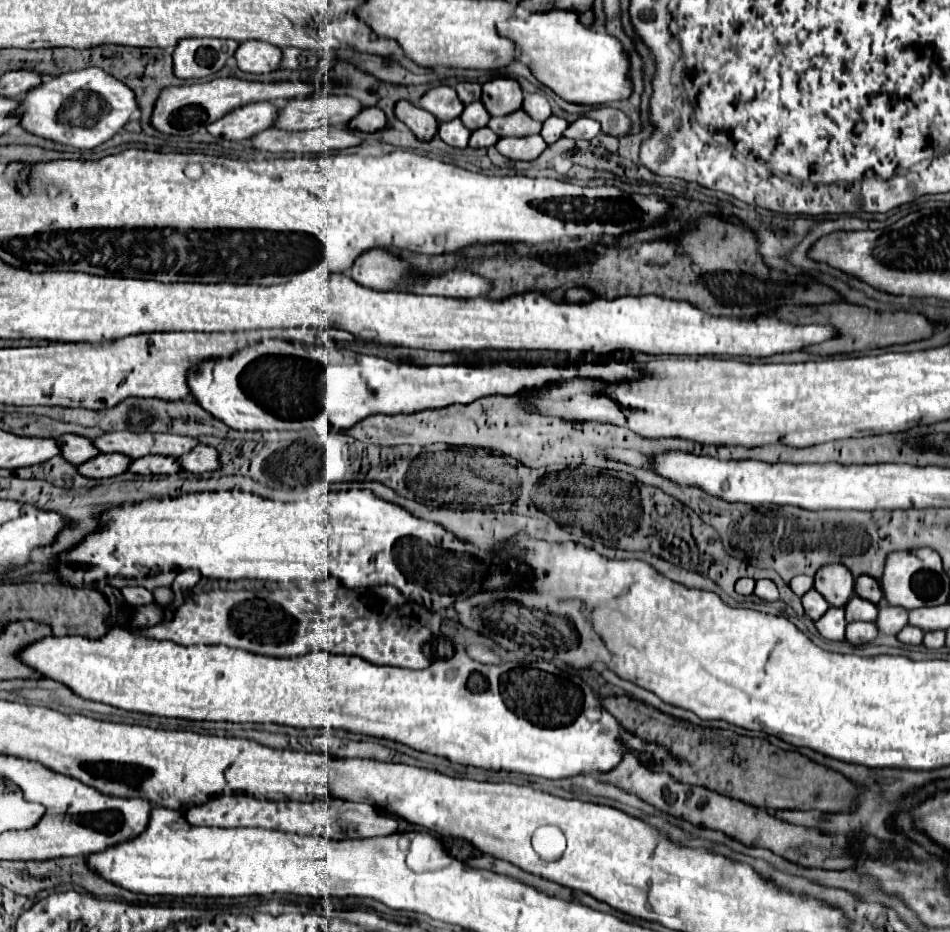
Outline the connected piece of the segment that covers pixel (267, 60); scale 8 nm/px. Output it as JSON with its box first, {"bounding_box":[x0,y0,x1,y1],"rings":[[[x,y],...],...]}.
{"bounding_box":[234,41,282,75],"rings":[[[248,41],[248,43],[240,43],[234,57],[242,71],[260,75],[280,69],[282,49],[274,45],[266,45],[264,41]]]}

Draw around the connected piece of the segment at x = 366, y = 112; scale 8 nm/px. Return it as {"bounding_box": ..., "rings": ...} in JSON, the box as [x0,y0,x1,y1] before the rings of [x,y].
{"bounding_box":[348,107,386,133],"rings":[[[368,107],[368,109],[362,109],[350,123],[348,123],[348,129],[354,129],[354,131],[368,131],[368,133],[374,133],[378,129],[384,129],[386,127],[386,115],[376,109],[376,107]]]}

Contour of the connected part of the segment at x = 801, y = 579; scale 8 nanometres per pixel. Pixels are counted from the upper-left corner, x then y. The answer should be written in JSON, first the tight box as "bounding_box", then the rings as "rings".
{"bounding_box":[788,575,812,597],"rings":[[[796,575],[788,585],[790,585],[790,589],[798,595],[798,597],[802,597],[806,591],[810,591],[812,589],[812,577],[808,577],[808,575]]]}

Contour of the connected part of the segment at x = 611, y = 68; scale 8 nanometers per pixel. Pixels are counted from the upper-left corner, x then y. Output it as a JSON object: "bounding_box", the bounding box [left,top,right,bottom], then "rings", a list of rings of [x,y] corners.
{"bounding_box":[498,3,632,105],"rings":[[[517,3],[514,17],[498,23],[498,33],[514,41],[516,49],[530,57],[530,73],[564,101],[602,105],[626,99],[632,93],[632,83],[626,79],[628,57],[622,43],[608,33],[580,25],[576,13],[560,9],[528,11]]]}

